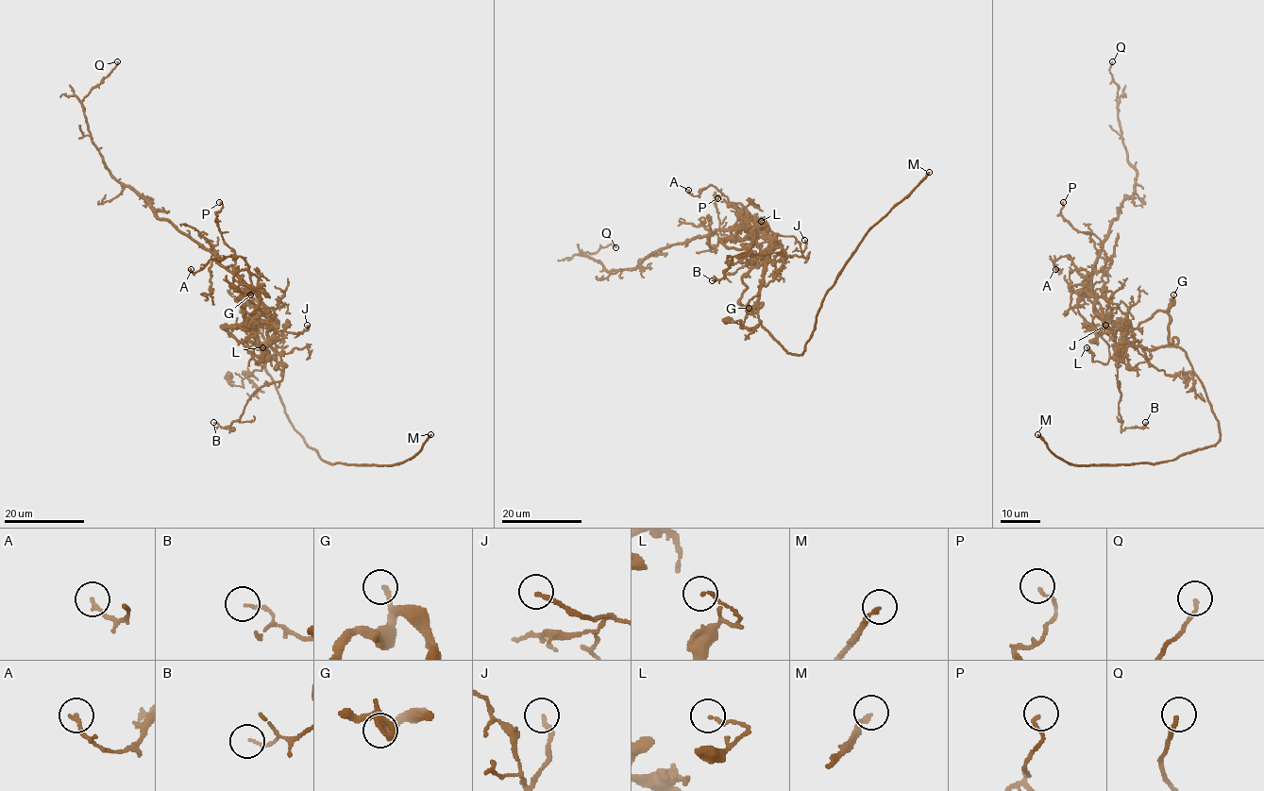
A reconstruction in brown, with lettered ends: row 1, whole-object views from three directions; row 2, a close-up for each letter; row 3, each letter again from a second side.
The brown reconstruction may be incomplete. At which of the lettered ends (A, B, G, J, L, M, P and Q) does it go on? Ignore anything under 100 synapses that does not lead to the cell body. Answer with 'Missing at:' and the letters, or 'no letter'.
Missing at: M

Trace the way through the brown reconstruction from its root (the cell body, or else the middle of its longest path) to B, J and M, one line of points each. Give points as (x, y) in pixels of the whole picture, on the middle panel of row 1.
B: (766, 265), (782, 252), (728, 256), (732, 262), (724, 275), (716, 281), (712, 280)
J: (766, 265), (768, 244), (766, 226), (773, 233), (794, 236), (801, 251), (805, 247), (804, 240)
M: (766, 265), (757, 318), (788, 352), (800, 354), (826, 292), (865, 234), (929, 172)

